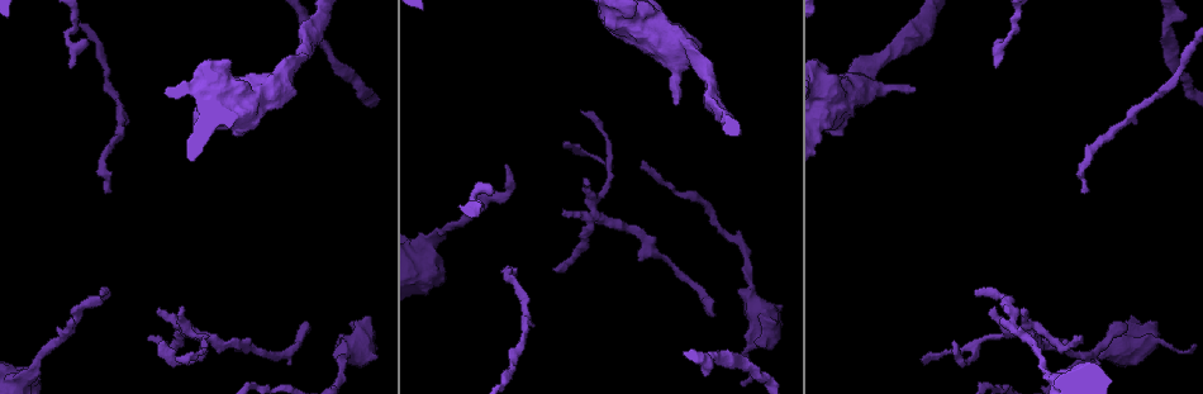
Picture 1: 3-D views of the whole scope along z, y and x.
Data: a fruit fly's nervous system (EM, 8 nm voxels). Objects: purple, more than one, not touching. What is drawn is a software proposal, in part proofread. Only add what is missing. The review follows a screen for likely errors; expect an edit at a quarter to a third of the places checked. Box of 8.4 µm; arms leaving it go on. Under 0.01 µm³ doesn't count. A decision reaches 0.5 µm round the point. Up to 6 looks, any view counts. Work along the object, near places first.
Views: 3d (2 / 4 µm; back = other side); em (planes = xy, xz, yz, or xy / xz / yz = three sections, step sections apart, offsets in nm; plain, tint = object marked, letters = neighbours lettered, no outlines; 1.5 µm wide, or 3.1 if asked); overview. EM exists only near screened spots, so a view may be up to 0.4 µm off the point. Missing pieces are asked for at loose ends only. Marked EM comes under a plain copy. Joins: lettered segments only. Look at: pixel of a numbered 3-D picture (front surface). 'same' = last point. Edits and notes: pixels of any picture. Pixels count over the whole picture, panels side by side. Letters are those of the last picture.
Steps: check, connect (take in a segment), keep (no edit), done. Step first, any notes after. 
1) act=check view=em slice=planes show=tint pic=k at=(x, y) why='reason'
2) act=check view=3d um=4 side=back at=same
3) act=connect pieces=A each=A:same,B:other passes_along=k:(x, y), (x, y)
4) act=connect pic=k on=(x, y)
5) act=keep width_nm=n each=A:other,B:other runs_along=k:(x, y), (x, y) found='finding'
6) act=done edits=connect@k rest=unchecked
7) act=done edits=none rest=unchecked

act=check view=em slice=planes show=letters pic=1 at=(674, 103) why='an open end'

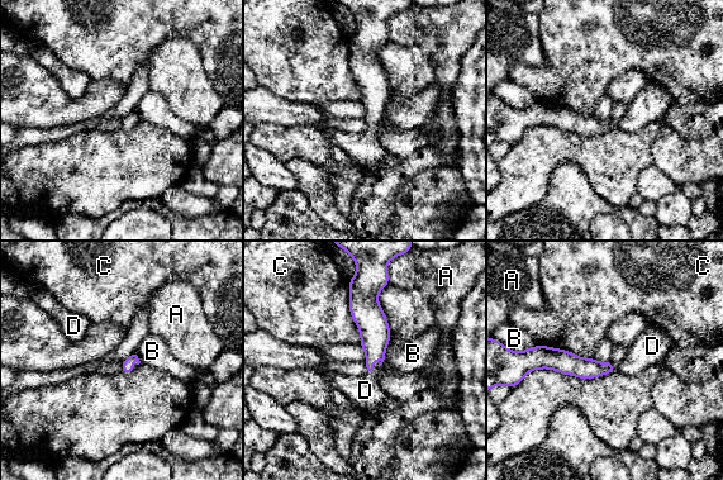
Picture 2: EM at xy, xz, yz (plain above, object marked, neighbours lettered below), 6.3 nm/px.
act=connect pieces=D longest_contact=C:420nm each=A:other,B:other,C:other,D:same found='the neuron continues'

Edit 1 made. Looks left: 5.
act=check view=overview why='see it whole again'

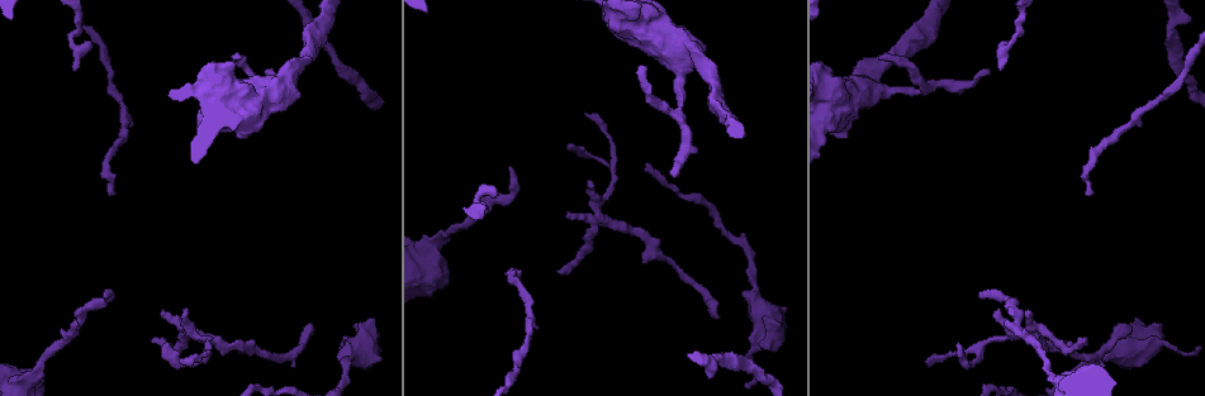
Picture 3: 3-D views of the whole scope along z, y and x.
act=check view=em slice=planes show=letters pic=3 at=(761, 346)

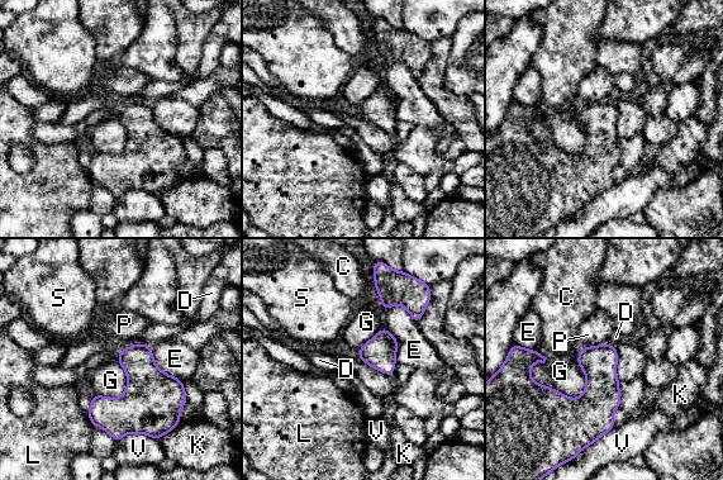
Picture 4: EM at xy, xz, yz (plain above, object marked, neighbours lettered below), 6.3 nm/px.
act=keep each=C:other,D:other,E:other,G:other,K:other,L:other,P:other,S:other,V:other border=4:(580, 348), (578, 398), (528, 375) found='no lettered segment goes on from it'

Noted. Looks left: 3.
act=check view=3d um=4 side=back pic=3 at=(559, 273) why='tapers out'

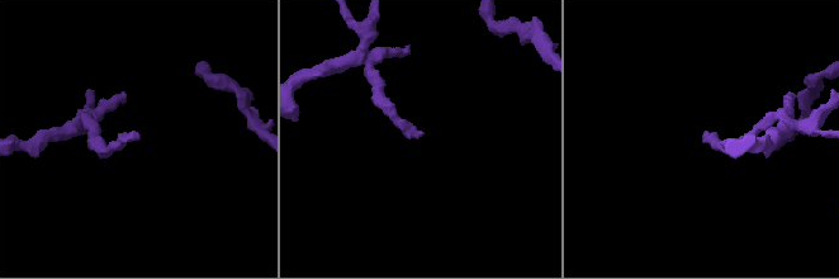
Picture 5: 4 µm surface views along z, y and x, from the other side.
act=check view=em slice=xz step=8 show=tint pic=5 at=(708, 139)

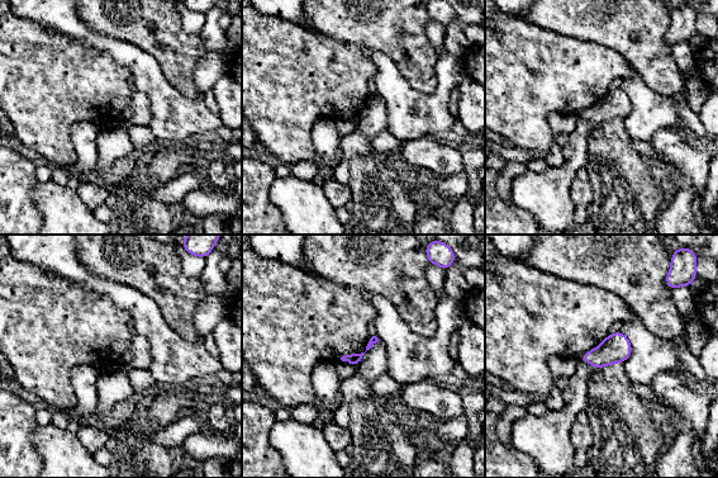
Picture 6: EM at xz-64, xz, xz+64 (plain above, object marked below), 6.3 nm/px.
act=check view=em slice=planes show=letters at=same

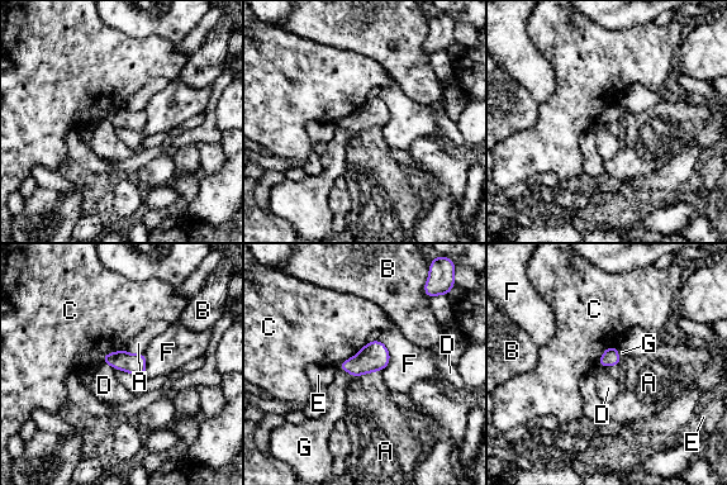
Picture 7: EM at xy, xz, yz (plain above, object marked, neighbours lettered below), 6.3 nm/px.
act=connect pieces=G width_nm=110 each=A:other,B:other,C:other,D:other,E:other,F:other,G:same found='it goes on there'

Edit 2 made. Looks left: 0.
act=done edits=connect@2,connect@7 rest=unchecked

